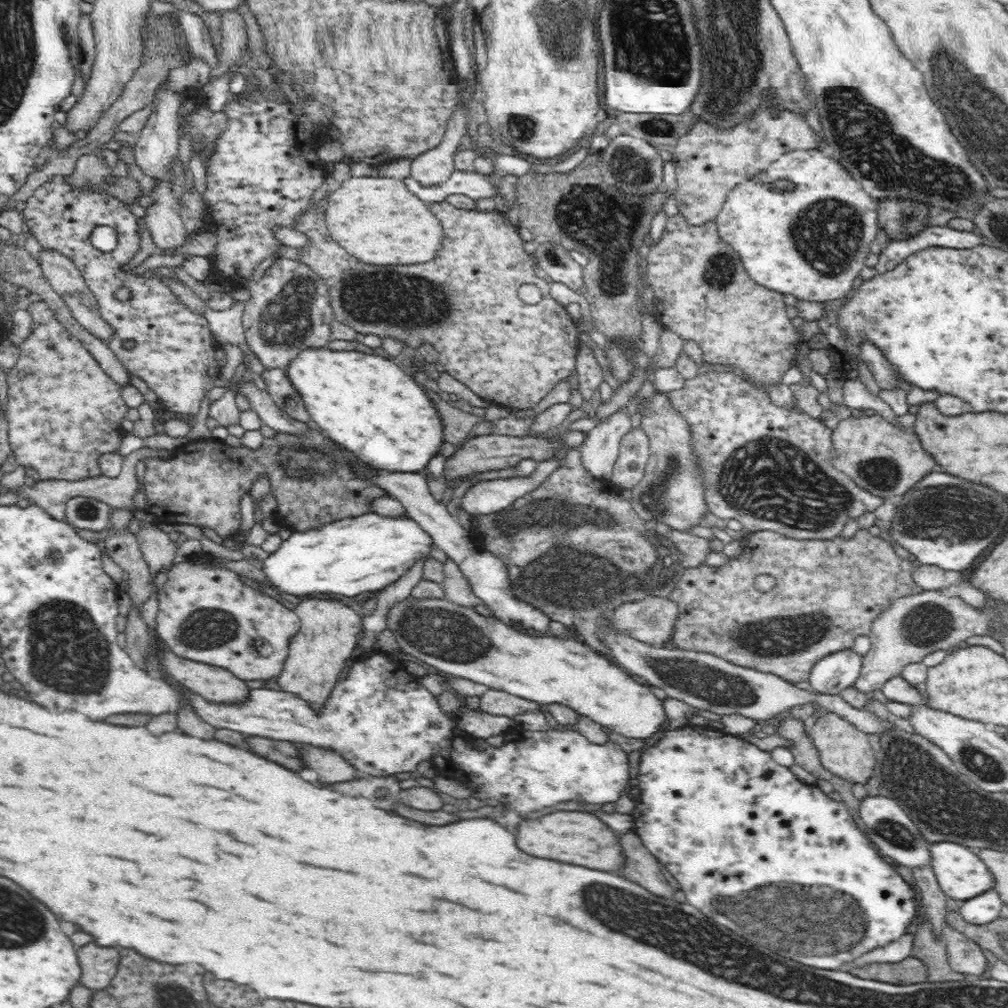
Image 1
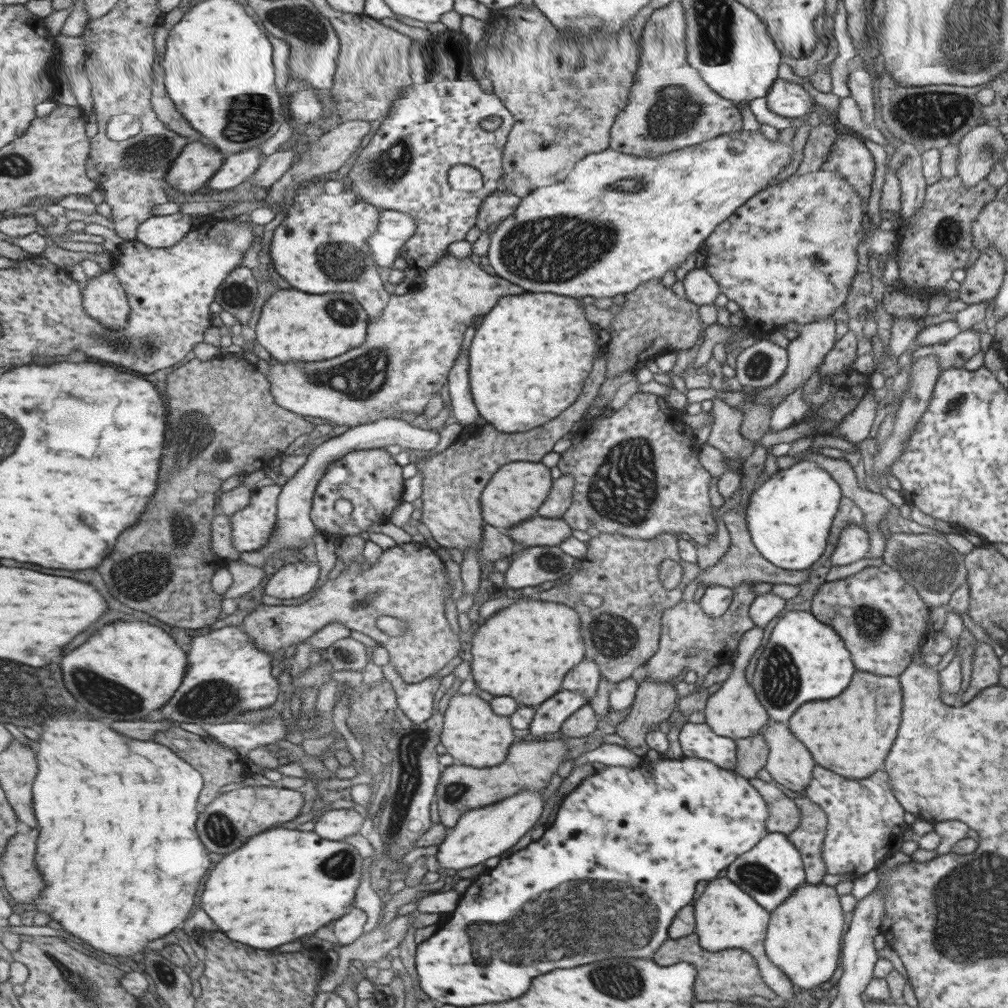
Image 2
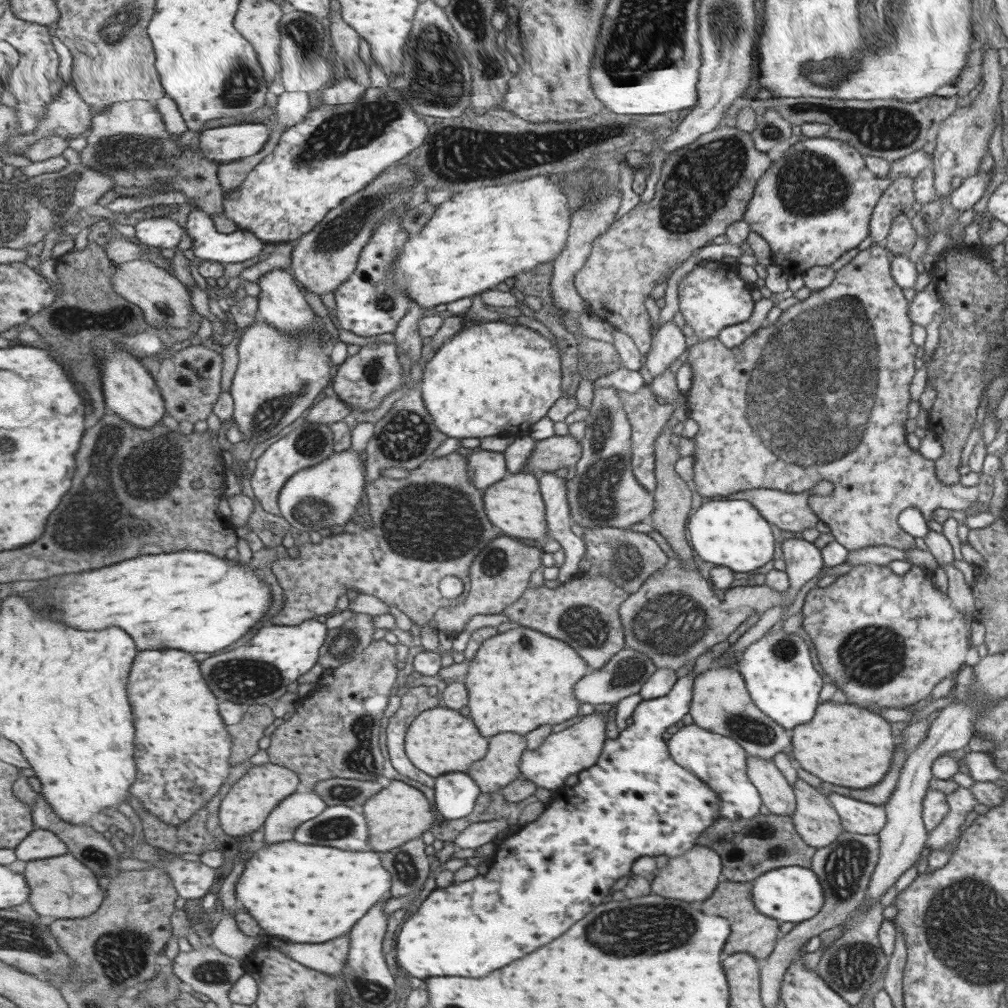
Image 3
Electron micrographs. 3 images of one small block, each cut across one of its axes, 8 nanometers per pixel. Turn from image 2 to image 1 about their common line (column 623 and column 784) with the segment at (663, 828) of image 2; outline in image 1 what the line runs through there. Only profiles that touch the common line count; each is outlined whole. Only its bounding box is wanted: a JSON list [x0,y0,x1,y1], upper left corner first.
[631,724,915,972]

